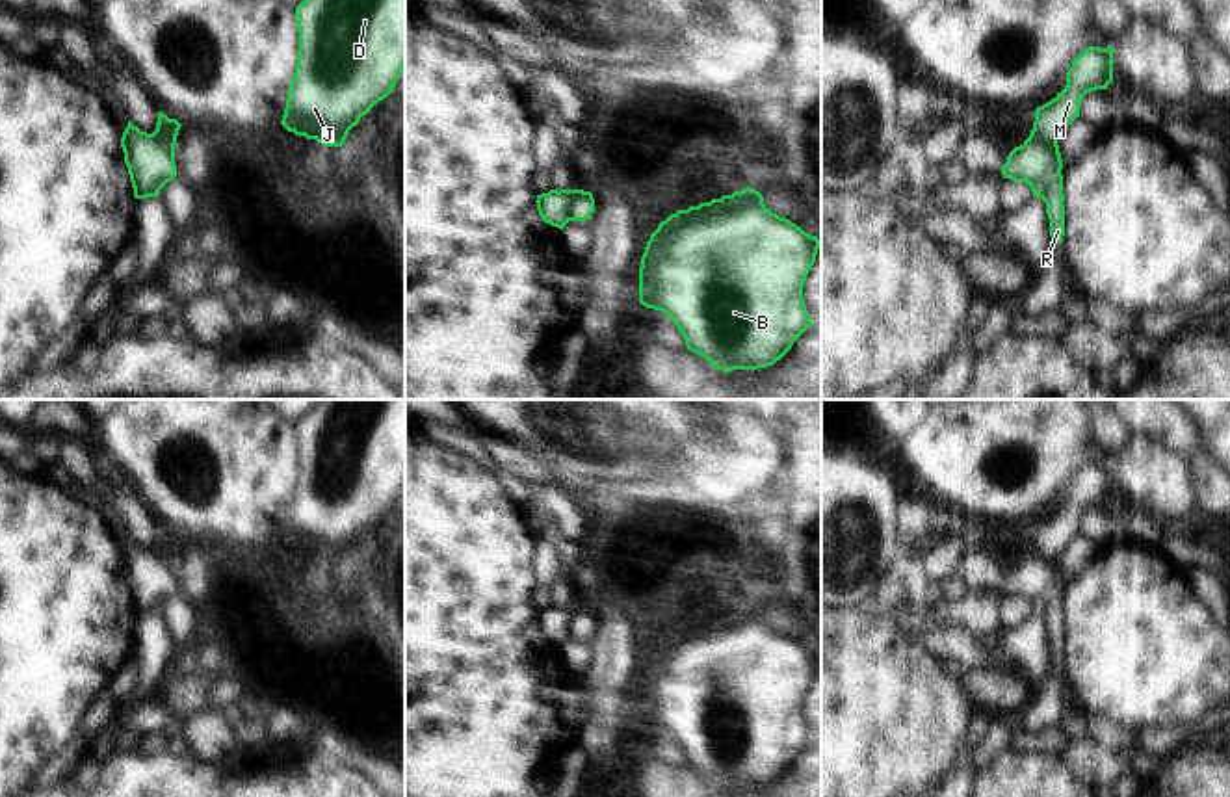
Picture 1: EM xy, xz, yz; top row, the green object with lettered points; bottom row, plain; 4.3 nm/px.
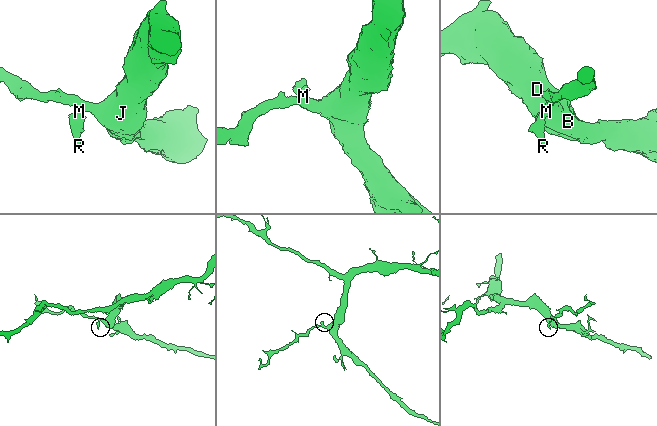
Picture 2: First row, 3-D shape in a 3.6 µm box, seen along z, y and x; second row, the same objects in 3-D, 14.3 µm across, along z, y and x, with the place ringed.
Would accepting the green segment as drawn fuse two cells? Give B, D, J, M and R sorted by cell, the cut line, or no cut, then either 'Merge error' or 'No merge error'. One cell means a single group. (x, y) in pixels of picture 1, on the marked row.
Groups: B D J M / R. Split along xz (578, 190), (569, 205), (569, 220). Merge error.

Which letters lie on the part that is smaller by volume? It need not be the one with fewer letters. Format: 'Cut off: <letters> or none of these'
Cut off: R.

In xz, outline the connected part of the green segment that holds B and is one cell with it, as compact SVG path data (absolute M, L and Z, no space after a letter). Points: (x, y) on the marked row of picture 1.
M752 188L671 214L650 234L639 268L639 303L665 312L689 351L710 366L758 370L773 366L814 323L803 286L819 249L818 236L765 208Z

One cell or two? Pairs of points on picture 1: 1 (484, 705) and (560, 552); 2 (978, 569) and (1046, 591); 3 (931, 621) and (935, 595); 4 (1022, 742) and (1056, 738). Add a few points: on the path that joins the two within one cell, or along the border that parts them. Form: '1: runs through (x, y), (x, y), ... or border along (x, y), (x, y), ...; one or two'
1: border along (534, 580), (537, 584); two
2: runs through (994, 576), (1030, 580); one
3: runs through (935, 615), (935, 601); one
4: runs through (1030, 740), (1048, 740); one

